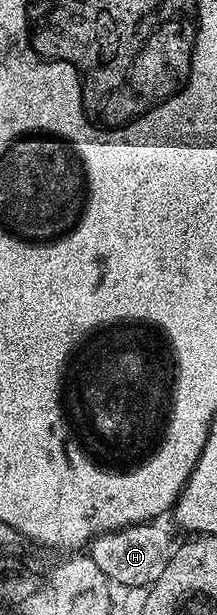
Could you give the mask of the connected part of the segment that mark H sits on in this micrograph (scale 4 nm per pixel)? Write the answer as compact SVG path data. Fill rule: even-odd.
M142 522L141 525L101 533L90 543L88 554L113 584L147 588L160 577L174 550L169 533L158 524L160 523Z

